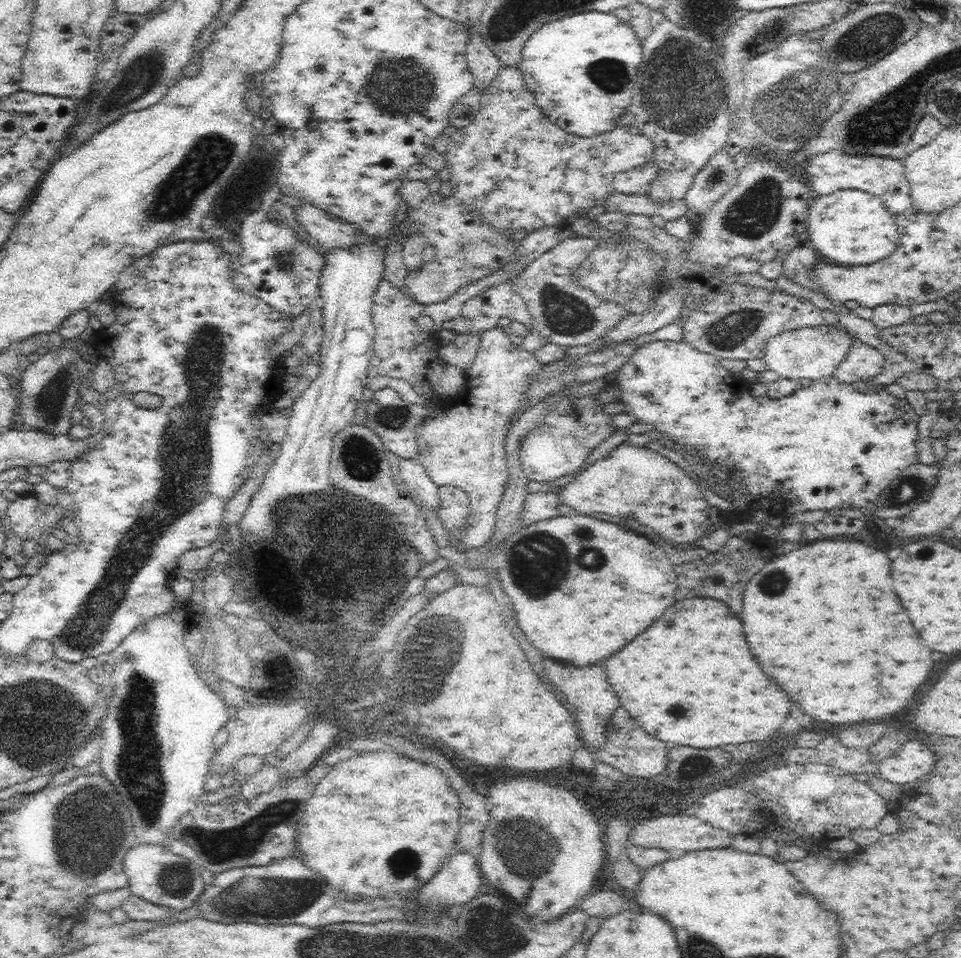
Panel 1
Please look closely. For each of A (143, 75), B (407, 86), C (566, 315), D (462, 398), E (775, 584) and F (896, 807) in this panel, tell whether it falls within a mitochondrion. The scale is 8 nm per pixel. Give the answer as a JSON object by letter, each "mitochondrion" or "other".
{"A":"mitochondrion","B":"mitochondrion","C":"mitochondrion","D":"other","E":"mitochondrion","F":"other"}

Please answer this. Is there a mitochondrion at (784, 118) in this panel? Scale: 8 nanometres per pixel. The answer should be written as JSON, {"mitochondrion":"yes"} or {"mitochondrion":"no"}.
{"mitochondrion":"yes"}

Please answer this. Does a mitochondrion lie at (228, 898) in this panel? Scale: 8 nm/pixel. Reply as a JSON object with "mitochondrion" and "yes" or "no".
{"mitochondrion":"yes"}

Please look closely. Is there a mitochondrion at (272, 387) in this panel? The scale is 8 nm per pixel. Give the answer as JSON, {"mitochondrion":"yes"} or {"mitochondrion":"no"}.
{"mitochondrion":"no"}

